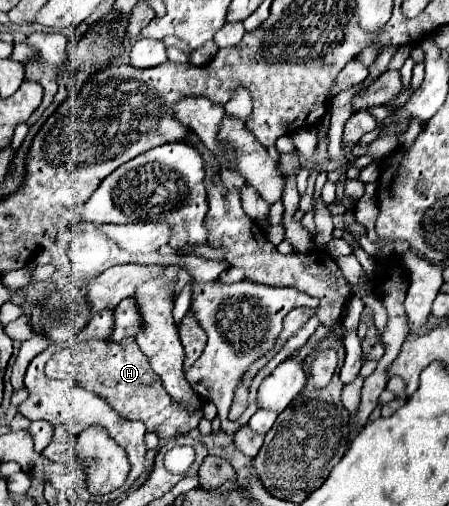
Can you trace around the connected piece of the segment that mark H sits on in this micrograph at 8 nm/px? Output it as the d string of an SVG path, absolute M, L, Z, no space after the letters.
M124 338L122 342L90 340L54 352L54 356L46 362L46 376L74 378L84 390L94 392L102 400L106 398L106 402L124 418L144 422L150 432L158 434L158 438L188 434L202 420L202 412L182 410L182 406L170 400L158 374L154 374L146 354L142 354L134 338Z

